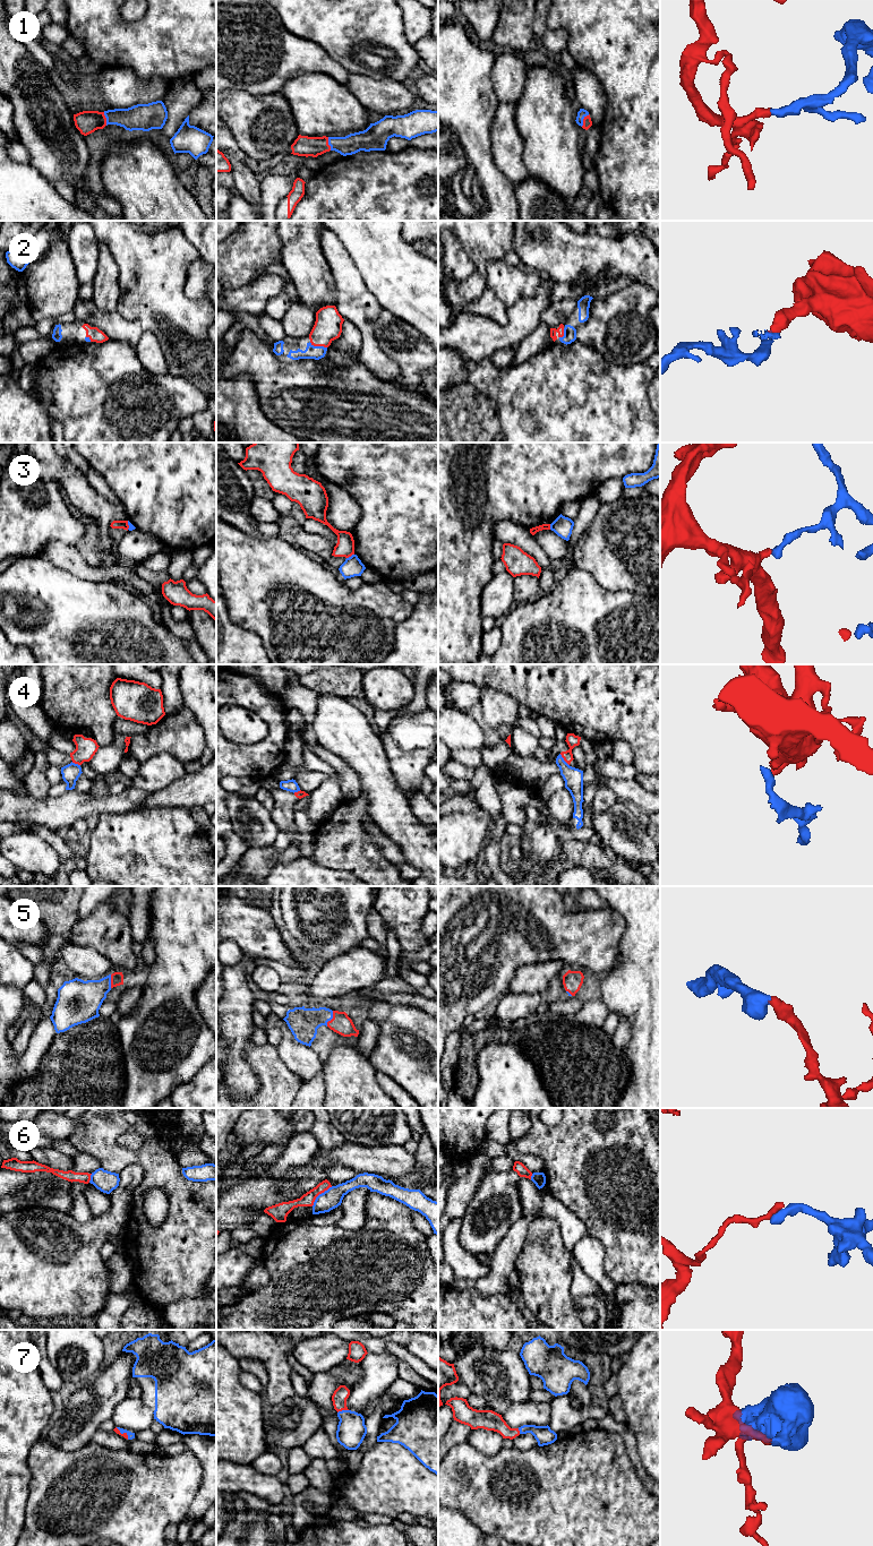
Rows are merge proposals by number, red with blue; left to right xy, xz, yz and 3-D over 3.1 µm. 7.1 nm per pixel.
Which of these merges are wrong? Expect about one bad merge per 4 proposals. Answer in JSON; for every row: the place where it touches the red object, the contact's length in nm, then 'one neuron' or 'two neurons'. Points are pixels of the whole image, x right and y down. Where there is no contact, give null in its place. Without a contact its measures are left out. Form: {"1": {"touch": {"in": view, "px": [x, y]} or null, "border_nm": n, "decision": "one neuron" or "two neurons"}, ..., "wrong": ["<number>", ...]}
{"1": {"touch": {"in": "yz", "px": [583, 120]}, "border_nm": 110, "decision": "one neuron"}, "2": {"touch": {"in": "xz", "px": [318, 345]}, "border_nm": 130, "decision": "one neuron"}, "3": {"touch": {"in": "xz", "px": [350, 556]}, "border_nm": 70, "decision": "two neurons"}, "4": {"touch": {"in": "yz", "px": [564, 759]}, "border_nm": 110, "decision": "two neurons"}, "5": {"touch": {"in": "xz", "px": [332, 1019]}, "border_nm": 120, "decision": "one neuron"}, "6": {"touch": {"in": "xz", "px": [319, 1193]}, "border_nm": 200, "decision": "two neurons"}, "7": {"touch": {"in": "xz", "px": [342, 1409]}, "border_nm": 80, "decision": "one neuron"}, "wrong": ["3", "4", "6"]}

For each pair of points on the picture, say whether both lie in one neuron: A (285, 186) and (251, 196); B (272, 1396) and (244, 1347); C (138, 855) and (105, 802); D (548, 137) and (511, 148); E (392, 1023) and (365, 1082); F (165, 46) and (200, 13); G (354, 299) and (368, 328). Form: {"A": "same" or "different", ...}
{"A": "different", "B": "same", "C": "different", "D": "different", "E": "different", "F": "same", "G": "same"}

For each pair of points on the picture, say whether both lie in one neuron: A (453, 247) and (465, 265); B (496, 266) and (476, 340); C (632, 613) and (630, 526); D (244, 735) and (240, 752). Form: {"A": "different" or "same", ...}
{"A": "same", "B": "different", "C": "different", "D": "different"}

